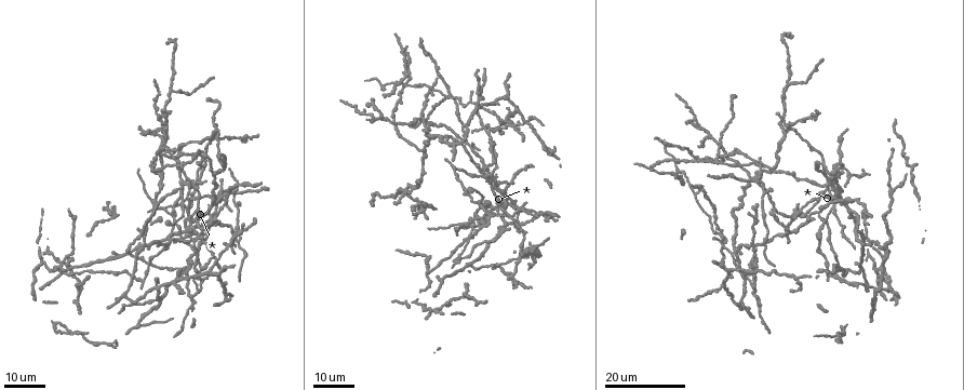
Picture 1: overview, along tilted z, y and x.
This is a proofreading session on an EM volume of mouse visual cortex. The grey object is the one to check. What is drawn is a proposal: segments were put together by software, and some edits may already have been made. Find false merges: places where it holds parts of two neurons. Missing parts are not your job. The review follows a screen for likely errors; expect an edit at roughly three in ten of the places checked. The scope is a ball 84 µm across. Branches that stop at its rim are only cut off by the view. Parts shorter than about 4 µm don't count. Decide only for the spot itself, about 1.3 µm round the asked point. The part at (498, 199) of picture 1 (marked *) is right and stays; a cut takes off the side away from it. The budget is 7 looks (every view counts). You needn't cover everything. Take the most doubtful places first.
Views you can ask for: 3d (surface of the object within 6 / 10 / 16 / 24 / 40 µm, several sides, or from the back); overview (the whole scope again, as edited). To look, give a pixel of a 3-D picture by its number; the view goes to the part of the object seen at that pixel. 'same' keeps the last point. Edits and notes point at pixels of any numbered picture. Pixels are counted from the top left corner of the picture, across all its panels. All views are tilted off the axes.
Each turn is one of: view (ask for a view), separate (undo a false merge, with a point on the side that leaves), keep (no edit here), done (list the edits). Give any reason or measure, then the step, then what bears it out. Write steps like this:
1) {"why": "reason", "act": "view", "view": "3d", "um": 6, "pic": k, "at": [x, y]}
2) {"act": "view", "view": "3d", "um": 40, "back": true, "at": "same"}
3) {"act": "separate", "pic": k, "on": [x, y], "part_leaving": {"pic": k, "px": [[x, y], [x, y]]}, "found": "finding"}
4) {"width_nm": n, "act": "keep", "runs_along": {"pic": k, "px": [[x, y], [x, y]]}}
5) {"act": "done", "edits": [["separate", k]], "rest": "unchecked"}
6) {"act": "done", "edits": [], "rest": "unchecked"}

{"why": "four-way junction", "act": "view", "view": "3d", "um": 16, "pic": 1, "at": [489, 210]}

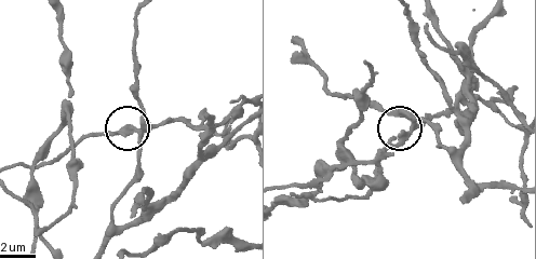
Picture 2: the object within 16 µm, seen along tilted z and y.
{"act": "view", "view": "3d", "um": 10, "pic": 2, "at": [138, 129]}

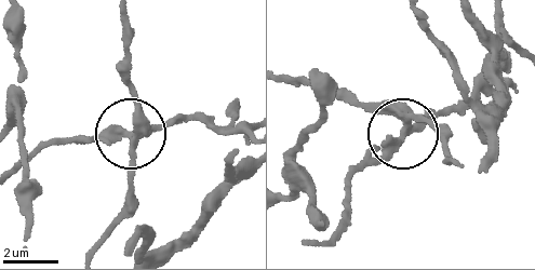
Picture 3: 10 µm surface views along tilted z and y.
{"side_arm_um": 35, "act": "separate", "pic": 3, "on": [103, 130], "part_leaving": {"pic": 3, "px": [[406, 117], [415, 125], [464, 111], [512, 85]]}, "found": "a second neuron is stuck on"}

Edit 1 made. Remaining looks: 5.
{"act": "view", "view": "overview"}

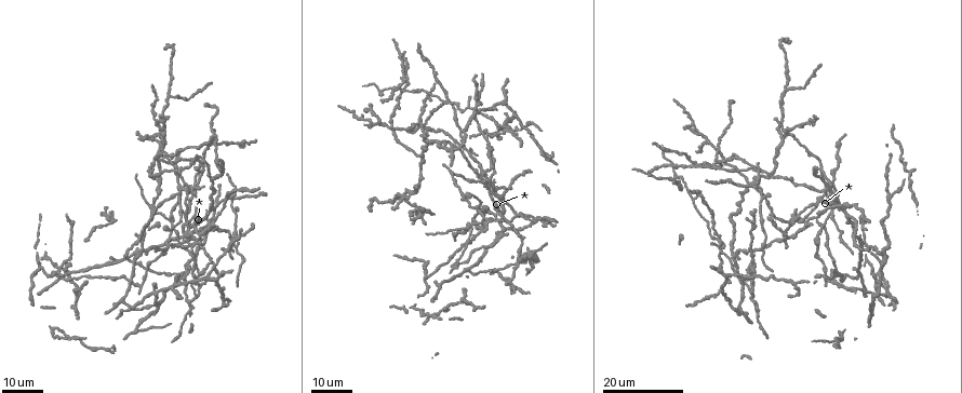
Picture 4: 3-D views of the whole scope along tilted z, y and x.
{"why": "looks like a crossing", "act": "view", "view": "3d", "um": 24, "pic": 4, "at": [112, 264]}

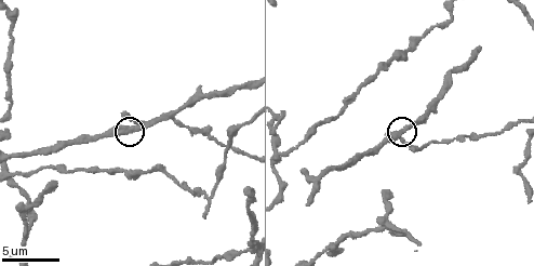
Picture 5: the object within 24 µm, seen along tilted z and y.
{"why": "closer look", "act": "view", "view": "3d", "um": 10, "pic": 5, "at": [132, 127]}

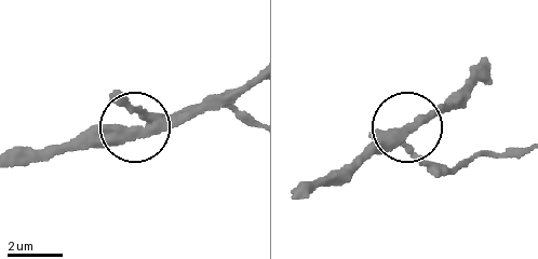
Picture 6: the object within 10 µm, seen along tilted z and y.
{"arms": 4, "act": "keep", "runs_along": {"pic": 6, "px": [[250, 82], [167, 120], [144, 124], [133, 116], [151, 113]]}, "found": "all the same neuron"}

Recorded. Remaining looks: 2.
{"why": "three-way junction", "act": "view", "view": "3d", "um": 24, "pic": 4, "at": [194, 297]}

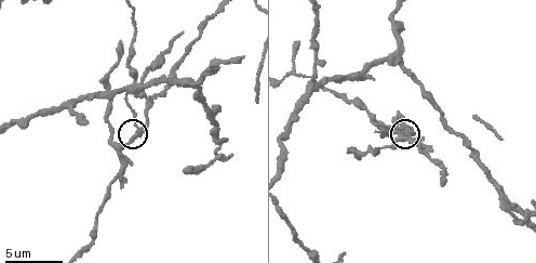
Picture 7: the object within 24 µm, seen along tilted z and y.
{"act": "view", "view": "3d", "um": 6, "pic": 7, "at": [140, 133]}

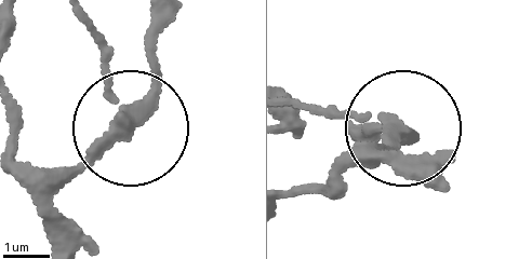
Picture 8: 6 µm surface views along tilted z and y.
{"arms": 3, "act": "separate", "pic": 8, "on": [102, 71], "found": "two neurons meet here"}

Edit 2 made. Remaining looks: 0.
{"act": "done", "edits": [["separate", 3], ["separate", 8]], "rest": "unchecked"}

